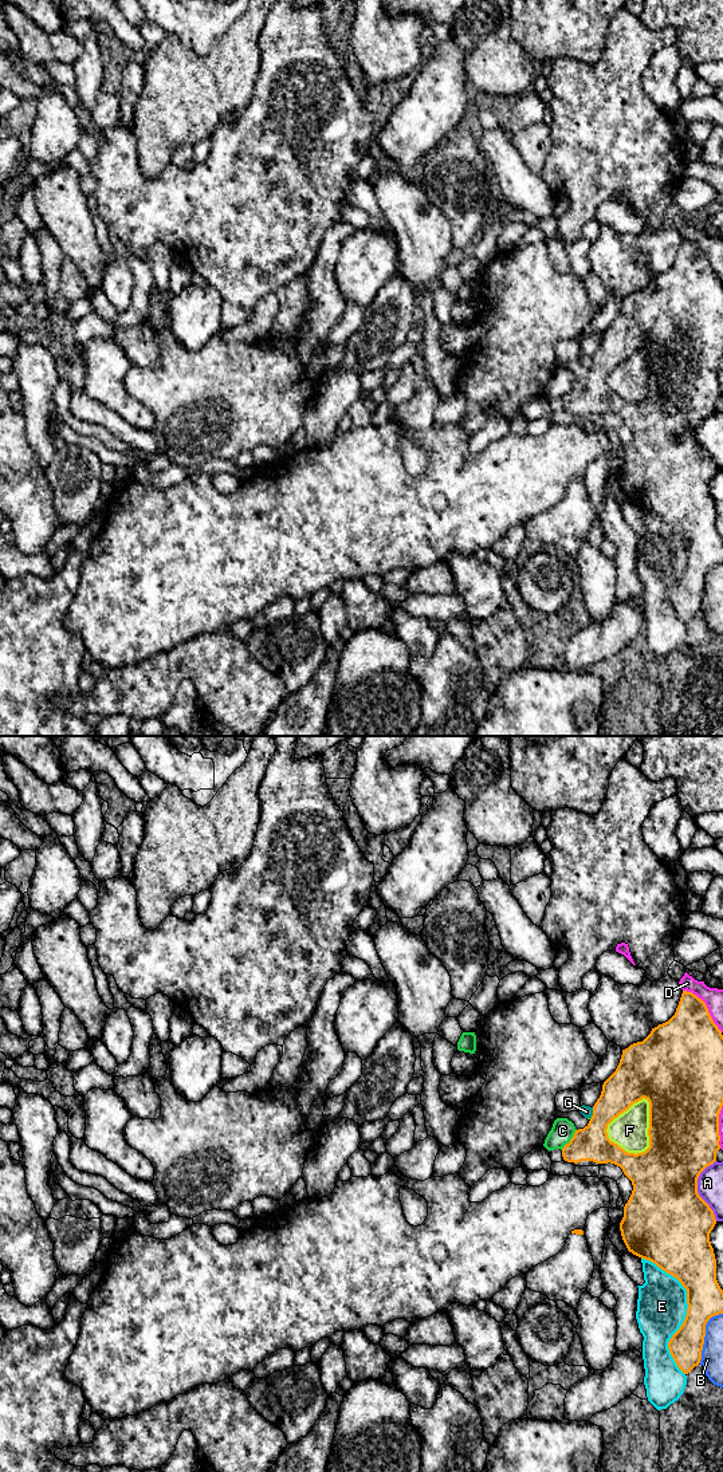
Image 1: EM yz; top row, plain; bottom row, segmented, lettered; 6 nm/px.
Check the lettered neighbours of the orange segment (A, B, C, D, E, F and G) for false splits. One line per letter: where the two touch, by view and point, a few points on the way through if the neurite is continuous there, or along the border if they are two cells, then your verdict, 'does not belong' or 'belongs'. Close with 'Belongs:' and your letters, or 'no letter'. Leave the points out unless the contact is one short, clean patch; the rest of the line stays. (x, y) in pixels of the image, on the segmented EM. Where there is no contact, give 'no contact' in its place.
A: contact yz (696, 1189); does not belong
B: contact yz (704, 1335); does not belong
C: contact yz (570, 1140); does not belong
D: contact yz (706, 1007); does not belong
E: contact yz (687, 1310); does not belong
F: contact yz (648, 1132); does not belong
G: contact yz (593, 1113); border yz (593, 1108), (590, 1118); does not belong
Belongs: no letter

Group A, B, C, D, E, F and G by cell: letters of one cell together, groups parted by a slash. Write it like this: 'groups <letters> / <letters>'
groups A / B / C G / D / E / F

